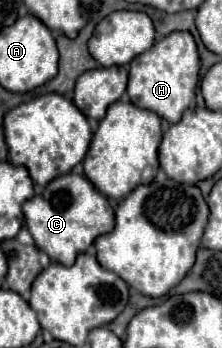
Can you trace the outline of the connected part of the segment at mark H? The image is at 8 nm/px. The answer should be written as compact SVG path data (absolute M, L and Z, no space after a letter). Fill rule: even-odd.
M171 32L165 38L157 40L147 52L139 54L131 62L127 94L135 106L151 110L159 118L175 124L181 120L185 108L195 98L197 82L199 82L199 54L193 36L189 32Z

